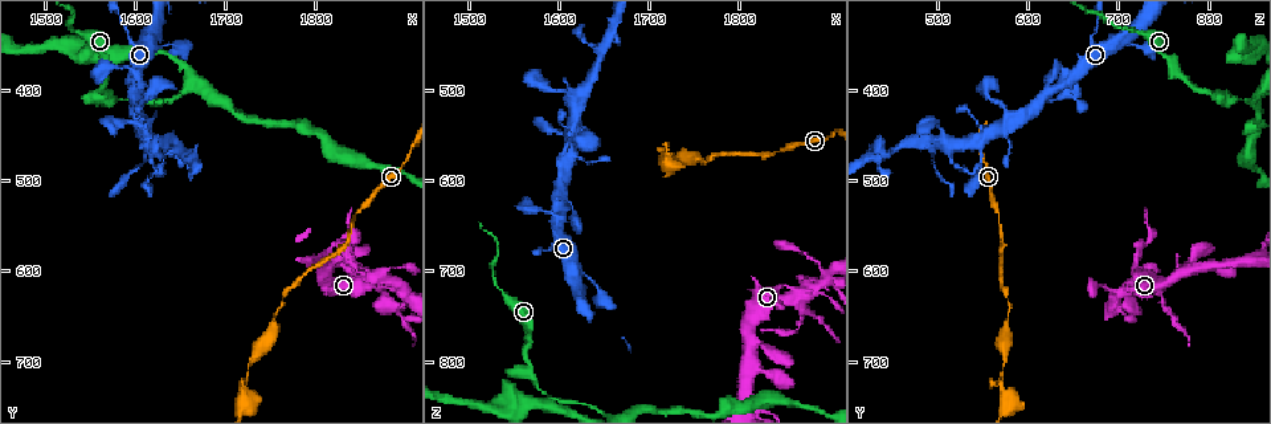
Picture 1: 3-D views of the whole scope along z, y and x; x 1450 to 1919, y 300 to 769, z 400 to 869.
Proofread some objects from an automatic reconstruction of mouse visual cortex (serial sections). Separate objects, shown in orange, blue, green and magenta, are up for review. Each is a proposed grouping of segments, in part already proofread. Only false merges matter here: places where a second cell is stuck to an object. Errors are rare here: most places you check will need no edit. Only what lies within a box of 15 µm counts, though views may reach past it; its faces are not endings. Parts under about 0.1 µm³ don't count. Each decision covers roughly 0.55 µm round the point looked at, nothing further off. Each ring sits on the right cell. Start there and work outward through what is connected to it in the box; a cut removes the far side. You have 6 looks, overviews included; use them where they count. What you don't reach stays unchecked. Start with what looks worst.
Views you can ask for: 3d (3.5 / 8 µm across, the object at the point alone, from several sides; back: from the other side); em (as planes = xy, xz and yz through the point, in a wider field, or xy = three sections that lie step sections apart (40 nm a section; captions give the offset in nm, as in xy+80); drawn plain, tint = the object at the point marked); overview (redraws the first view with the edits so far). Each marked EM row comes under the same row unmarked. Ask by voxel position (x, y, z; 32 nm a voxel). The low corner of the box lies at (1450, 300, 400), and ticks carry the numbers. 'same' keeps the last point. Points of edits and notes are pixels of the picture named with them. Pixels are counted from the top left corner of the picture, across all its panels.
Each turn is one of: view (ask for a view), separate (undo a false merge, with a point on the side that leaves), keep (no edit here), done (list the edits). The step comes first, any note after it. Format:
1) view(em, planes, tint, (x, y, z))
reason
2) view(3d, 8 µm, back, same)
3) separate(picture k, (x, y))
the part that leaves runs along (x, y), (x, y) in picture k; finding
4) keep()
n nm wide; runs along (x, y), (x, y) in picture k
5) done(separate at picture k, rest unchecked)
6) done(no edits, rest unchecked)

view(3d, 8 µm, (1535, 335, 720))

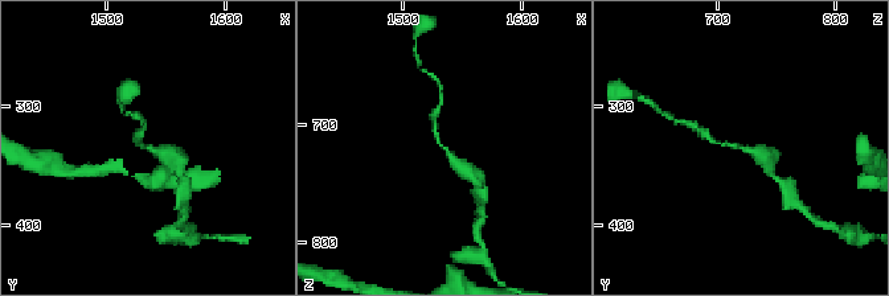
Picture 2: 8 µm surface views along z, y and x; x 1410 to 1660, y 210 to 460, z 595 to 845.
view(3d, 3.5 µm, (1538, 338, 722))
closer look

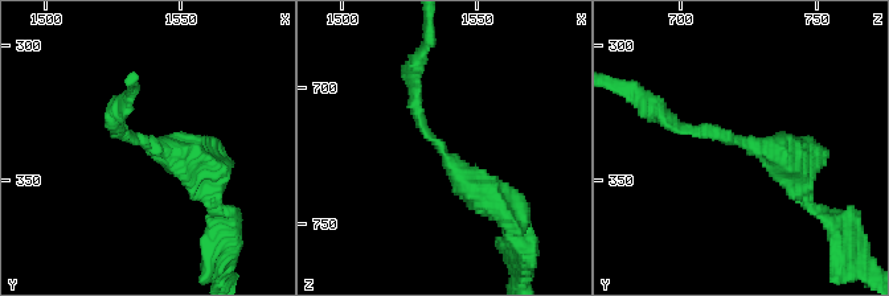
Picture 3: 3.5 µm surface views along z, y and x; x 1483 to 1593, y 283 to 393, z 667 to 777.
keep()
runs along (504, 208), (420, 123), (410, 79) in picture 3; all the same cell

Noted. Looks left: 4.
view(3d, 8 µm, (1580, 415, 830))

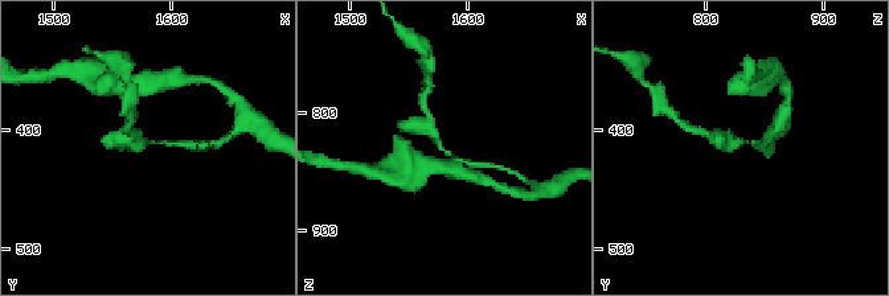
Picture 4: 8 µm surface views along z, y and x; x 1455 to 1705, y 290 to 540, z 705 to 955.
view(em, xy, step 2, tint, (1576, 414, 830))
arms of 150, 300 nm; now the EM

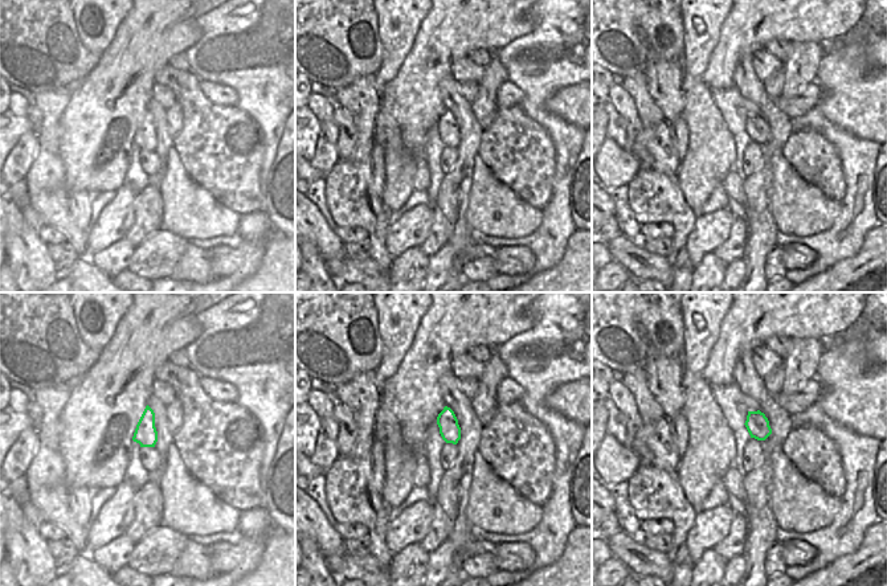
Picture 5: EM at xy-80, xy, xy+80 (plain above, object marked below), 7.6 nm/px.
keep()
runs along (707, 135), (756, 144) in picture 4; continuous, no second cell

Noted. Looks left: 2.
view(3d, 3.5 µm, (1565, 360, 850))
four or more arms meet

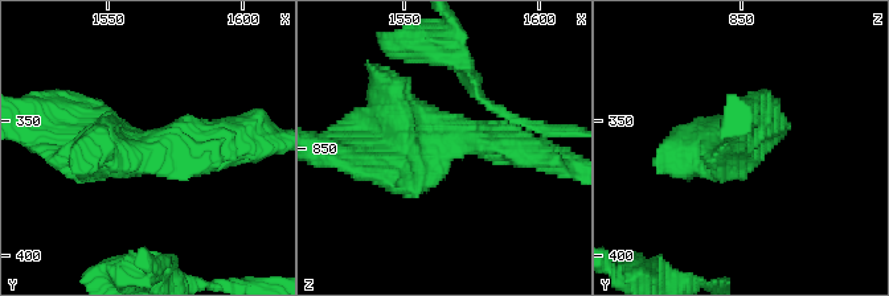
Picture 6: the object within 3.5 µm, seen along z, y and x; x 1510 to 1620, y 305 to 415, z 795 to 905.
view(em, planes, tint, (1566, 359, 845))
4 arms; arms of 400, 450, 500, 500 nm

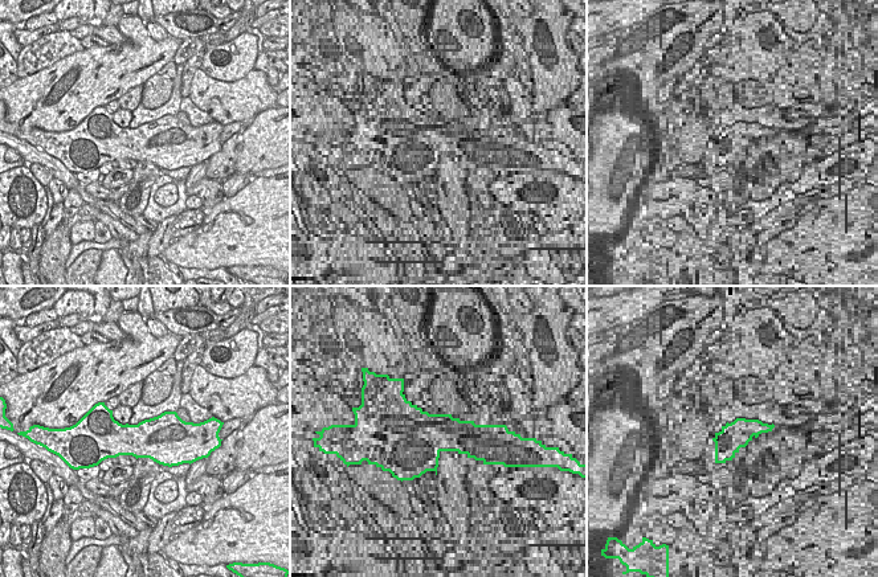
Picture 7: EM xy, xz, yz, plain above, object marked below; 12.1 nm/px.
keep()
one cell here

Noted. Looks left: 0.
done(no edits, rest unchecked)

